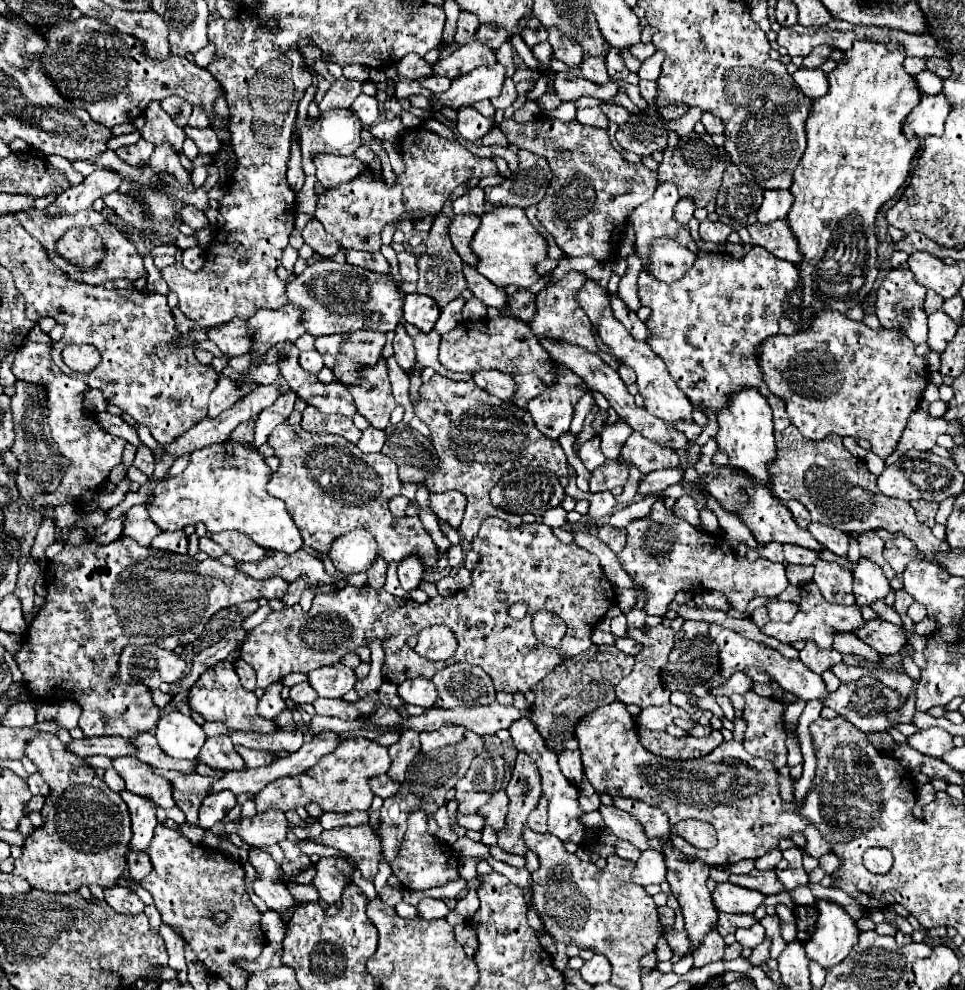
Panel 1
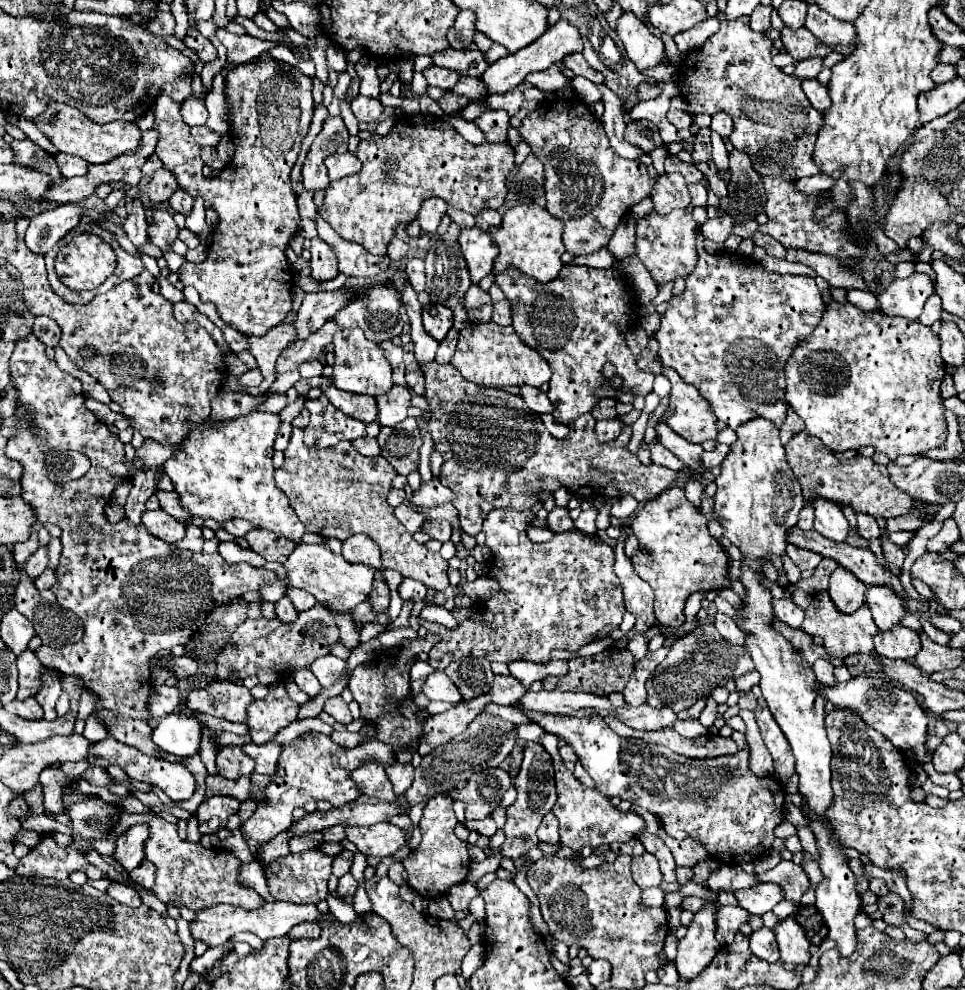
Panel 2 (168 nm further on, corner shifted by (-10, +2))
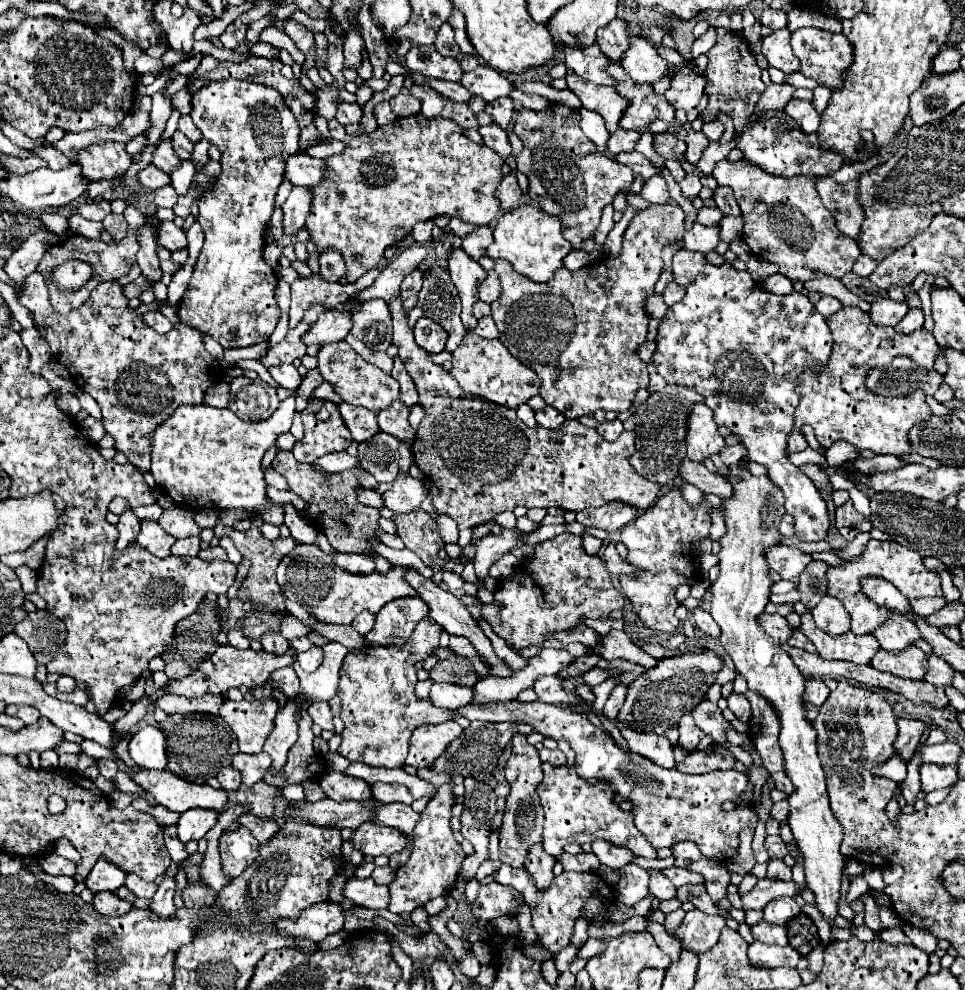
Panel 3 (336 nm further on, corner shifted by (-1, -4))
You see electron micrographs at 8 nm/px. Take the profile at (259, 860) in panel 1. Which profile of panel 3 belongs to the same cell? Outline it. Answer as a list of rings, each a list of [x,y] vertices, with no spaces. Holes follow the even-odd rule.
[[[243,814],[243,816],[239,818],[239,824],[245,826],[245,828],[251,828],[251,834],[257,836],[257,840],[259,840],[261,844],[267,844],[273,836],[279,834],[277,822],[263,820],[263,818],[257,818],[257,816],[251,816],[251,814]]]

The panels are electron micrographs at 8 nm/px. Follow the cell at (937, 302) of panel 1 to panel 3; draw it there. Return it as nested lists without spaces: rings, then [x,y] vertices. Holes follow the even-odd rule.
[[[911,308],[911,310],[907,312],[907,316],[895,326],[895,330],[897,330],[897,332],[903,332],[903,334],[911,334],[913,330],[923,328],[923,322],[925,322],[923,308]]]

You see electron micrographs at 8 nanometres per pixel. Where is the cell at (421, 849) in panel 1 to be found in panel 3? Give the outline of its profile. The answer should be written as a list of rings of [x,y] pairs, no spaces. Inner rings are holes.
[[[449,784],[439,786],[437,796],[429,800],[427,808],[421,812],[421,818],[413,830],[413,850],[407,864],[399,866],[395,872],[395,880],[389,884],[391,890],[391,912],[411,912],[425,902],[445,896],[453,890],[459,866],[465,858],[461,844],[455,840],[449,820],[451,820],[451,806],[453,806],[453,792]]]

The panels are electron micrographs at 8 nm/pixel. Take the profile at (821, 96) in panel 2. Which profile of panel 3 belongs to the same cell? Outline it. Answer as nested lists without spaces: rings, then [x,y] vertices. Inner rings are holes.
[[[793,98],[789,100],[785,112],[797,120],[799,128],[803,128],[803,132],[811,134],[811,132],[817,132],[819,124],[821,124],[821,114],[815,110],[813,102],[809,100],[799,100],[799,98]]]

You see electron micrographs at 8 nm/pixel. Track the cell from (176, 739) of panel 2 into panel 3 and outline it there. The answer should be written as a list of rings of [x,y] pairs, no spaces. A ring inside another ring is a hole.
[[[151,724],[135,732],[129,740],[129,754],[135,764],[153,768],[167,766],[167,736],[159,724]]]

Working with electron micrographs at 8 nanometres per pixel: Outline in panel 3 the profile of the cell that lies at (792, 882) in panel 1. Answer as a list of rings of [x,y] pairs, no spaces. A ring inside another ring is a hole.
[[[769,860],[767,878],[789,882],[789,880],[791,880],[791,868],[787,868],[787,866],[783,864],[783,860]]]

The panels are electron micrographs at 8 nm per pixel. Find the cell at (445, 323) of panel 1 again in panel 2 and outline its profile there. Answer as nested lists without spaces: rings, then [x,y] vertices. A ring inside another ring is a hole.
[[[470,286],[466,292],[466,308],[480,308],[484,304],[492,304],[490,294],[484,292],[480,286]]]

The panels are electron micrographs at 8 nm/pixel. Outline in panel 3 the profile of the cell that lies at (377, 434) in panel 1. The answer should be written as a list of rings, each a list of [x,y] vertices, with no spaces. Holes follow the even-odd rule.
[[[335,452],[335,454],[327,454],[323,458],[319,458],[313,466],[323,468],[327,472],[343,472],[343,470],[351,470],[355,468],[359,462],[357,456],[351,456],[347,452]]]

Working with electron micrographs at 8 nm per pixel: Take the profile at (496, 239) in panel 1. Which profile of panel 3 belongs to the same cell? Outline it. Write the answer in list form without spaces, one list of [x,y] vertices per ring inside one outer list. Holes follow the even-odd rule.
[[[519,206],[511,212],[505,212],[493,230],[495,242],[485,250],[485,256],[491,260],[503,258],[511,262],[511,266],[531,278],[533,282],[547,282],[555,274],[557,268],[563,266],[563,258],[569,254],[571,244],[561,234],[561,222],[555,216],[545,214],[537,206]]]

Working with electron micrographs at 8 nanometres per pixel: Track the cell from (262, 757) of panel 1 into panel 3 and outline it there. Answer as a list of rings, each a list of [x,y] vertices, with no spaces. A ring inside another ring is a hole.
[[[265,752],[259,754],[233,754],[233,766],[243,774],[243,784],[253,786],[255,782],[263,780],[265,770],[271,766],[271,756]]]

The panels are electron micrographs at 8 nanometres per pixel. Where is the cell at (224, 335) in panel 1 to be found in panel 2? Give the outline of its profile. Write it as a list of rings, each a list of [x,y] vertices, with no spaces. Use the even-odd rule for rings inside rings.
[[[278,324],[260,338],[248,336],[248,344],[250,344],[248,350],[256,358],[258,370],[262,370],[264,380],[268,380],[270,384],[276,380],[276,360],[288,346],[292,346],[294,340],[296,340],[296,328],[292,324],[290,326]]]

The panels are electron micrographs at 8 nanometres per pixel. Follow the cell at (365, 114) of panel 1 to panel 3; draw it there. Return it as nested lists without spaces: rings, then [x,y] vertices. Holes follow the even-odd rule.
[[[341,102],[335,118],[337,118],[343,126],[347,126],[347,124],[357,124],[357,122],[363,118],[363,108],[361,108],[357,102],[353,102],[353,104]]]

